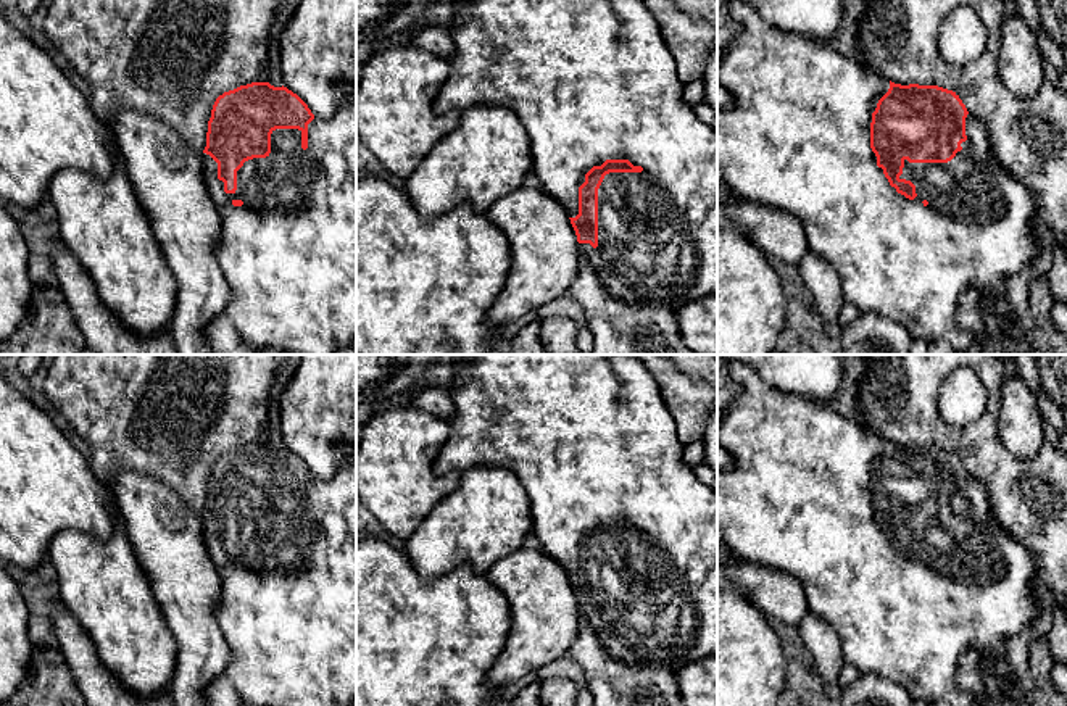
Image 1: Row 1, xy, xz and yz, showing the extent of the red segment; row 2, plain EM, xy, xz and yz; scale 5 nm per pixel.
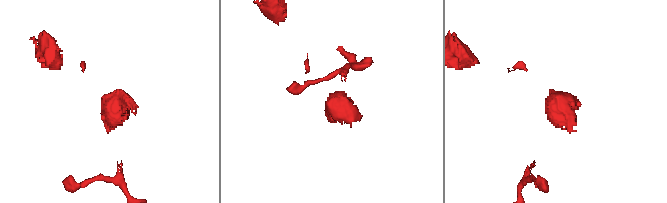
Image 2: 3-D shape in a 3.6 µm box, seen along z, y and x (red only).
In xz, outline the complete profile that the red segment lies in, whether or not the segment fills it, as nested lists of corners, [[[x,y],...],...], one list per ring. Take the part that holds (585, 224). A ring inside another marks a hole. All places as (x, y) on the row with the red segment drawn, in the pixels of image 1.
[[[453,0],[450,19],[455,50],[446,56],[450,76],[435,95],[437,113],[464,111],[474,105],[511,108],[524,124],[532,143],[532,177],[546,195],[566,208],[579,242],[579,253],[593,268],[604,290],[632,305],[677,311],[680,306],[717,295],[717,131],[704,124],[683,98],[675,60],[658,23],[640,0]]]

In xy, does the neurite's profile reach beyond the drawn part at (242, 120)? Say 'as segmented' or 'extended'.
extended

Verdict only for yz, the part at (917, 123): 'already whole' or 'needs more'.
needs more

